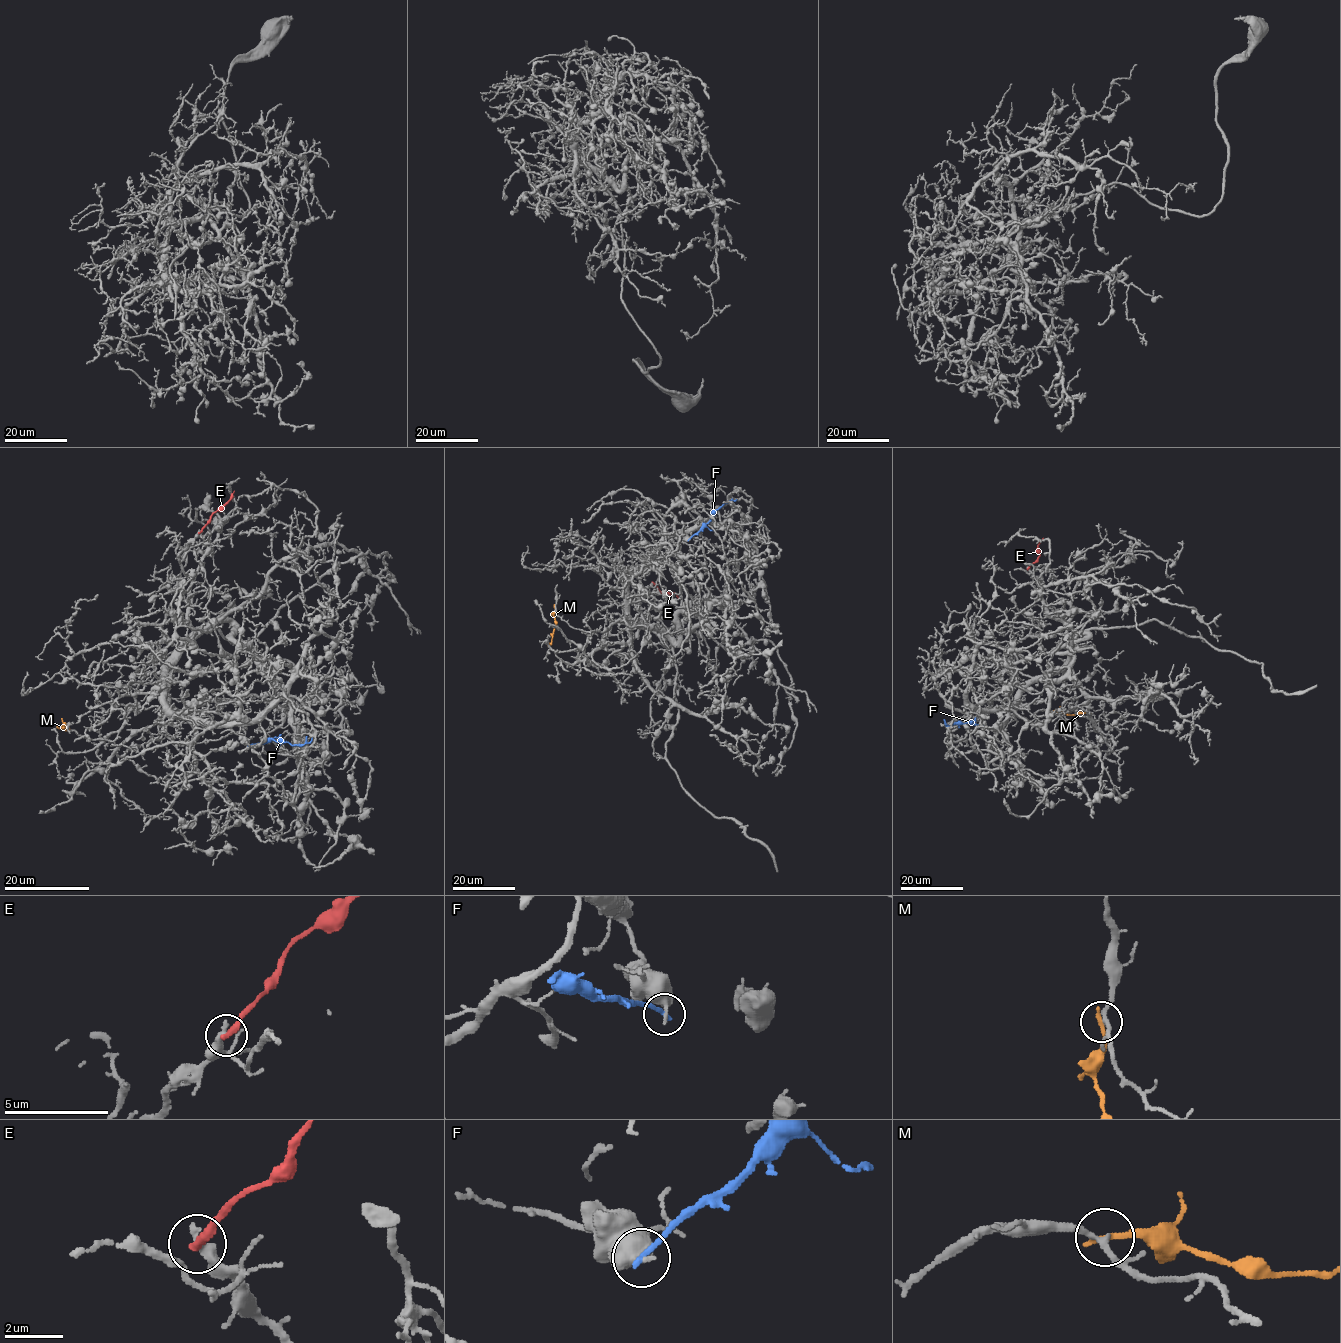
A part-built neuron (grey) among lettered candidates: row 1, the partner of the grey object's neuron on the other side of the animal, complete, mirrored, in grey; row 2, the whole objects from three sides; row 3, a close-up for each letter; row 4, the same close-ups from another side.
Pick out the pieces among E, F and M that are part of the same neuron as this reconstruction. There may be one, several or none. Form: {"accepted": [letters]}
{"accepted": []}

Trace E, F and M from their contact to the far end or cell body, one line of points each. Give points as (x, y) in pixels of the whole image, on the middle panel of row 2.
E: (653, 583), (662, 594), (674, 593), (679, 597)
F: (688, 539), (725, 503), (736, 500)
M: (554, 607), (554, 631), (547, 645)

